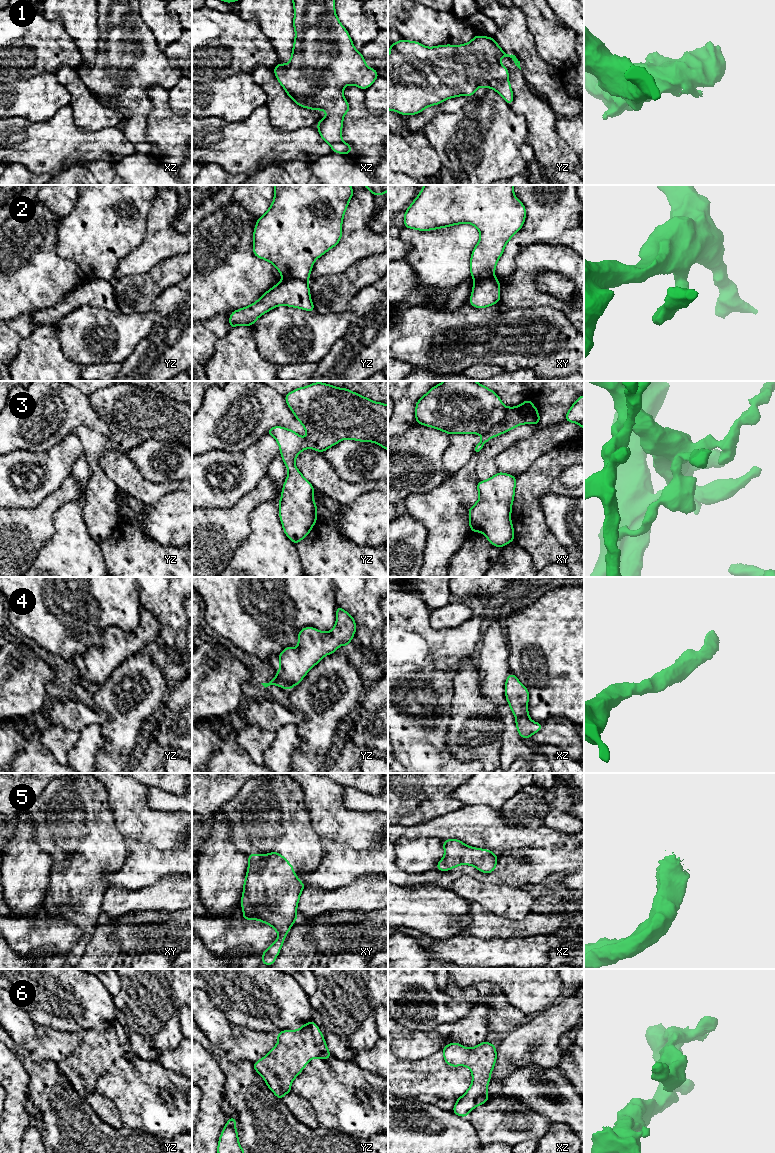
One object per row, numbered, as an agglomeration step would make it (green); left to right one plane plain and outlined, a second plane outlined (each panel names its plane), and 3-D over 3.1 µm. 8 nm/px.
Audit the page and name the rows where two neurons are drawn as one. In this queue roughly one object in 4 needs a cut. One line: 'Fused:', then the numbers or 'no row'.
Fused: 1, 2

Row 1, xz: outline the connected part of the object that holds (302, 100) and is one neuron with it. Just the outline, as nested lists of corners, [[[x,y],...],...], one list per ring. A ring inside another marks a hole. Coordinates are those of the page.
[[[288,92],[286,93],[297,105],[307,109],[313,109],[313,107],[310,104],[310,101],[313,95],[305,95],[305,94],[295,95]]]

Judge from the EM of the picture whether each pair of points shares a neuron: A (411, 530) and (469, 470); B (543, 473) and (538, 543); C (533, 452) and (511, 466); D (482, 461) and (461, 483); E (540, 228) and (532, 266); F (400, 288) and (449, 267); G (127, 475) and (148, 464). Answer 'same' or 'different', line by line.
A: different
B: same
C: same
D: different
E: different
F: different
G: different

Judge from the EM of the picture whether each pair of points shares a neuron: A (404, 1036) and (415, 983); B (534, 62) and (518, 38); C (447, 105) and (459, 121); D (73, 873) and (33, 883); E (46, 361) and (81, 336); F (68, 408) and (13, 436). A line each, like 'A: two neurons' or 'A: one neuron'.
A: two neurons
B: one neuron
C: two neurons
D: two neurons
E: two neurons
F: one neuron

